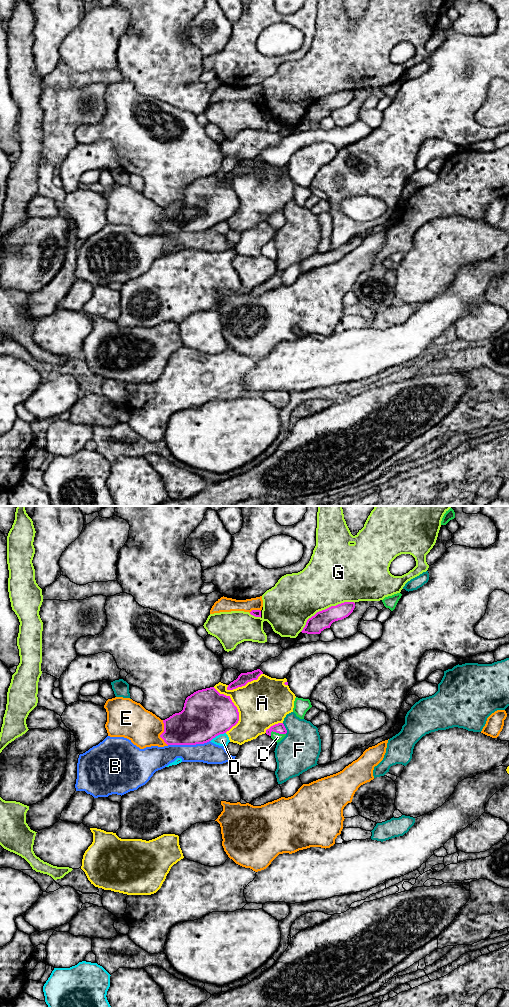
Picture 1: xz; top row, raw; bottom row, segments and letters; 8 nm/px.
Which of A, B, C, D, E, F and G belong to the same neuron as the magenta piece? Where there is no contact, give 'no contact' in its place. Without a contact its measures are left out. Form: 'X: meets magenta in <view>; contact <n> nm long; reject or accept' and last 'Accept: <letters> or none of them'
A: meets magenta in xz; contact 380 nm long; reject
B: meets magenta in xz; contact 340 nm long; reject
C: meets magenta in xz; contact 130 nm long; accept
D: meets magenta in xz; contact 150 nm long; reject
E: meets magenta in xz; contact 220 nm long; reject
F: meets magenta in xz; contact 90 nm long; reject
G: meets magenta in xz; contact 500 nm long; reject
Accept: C

